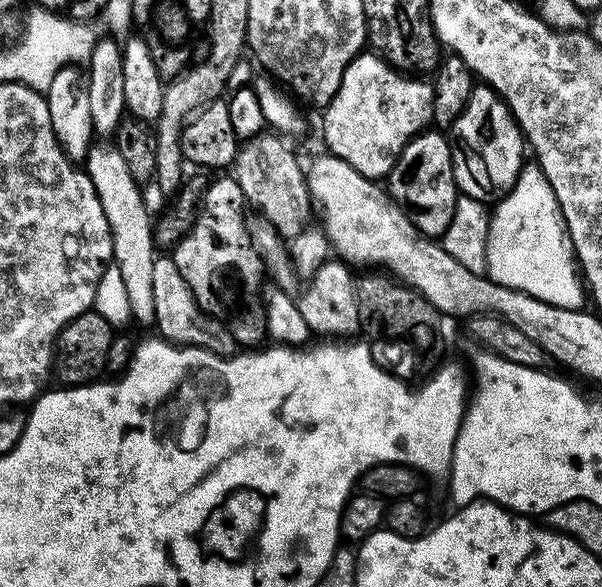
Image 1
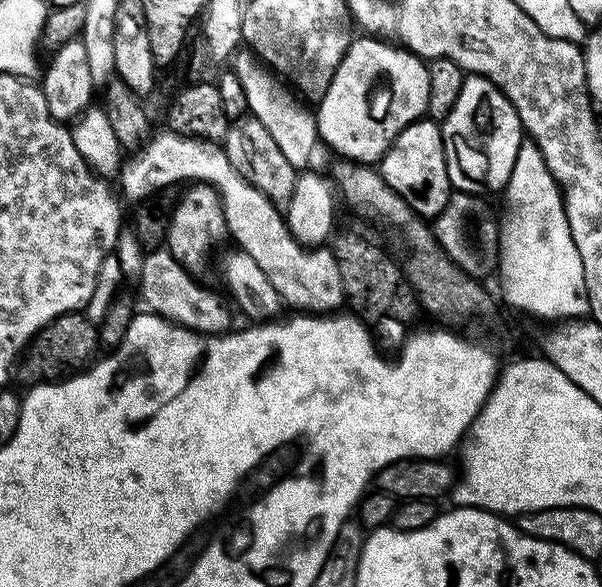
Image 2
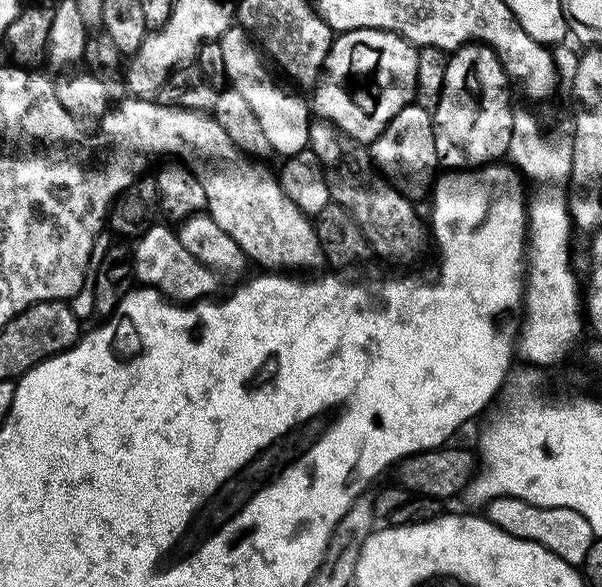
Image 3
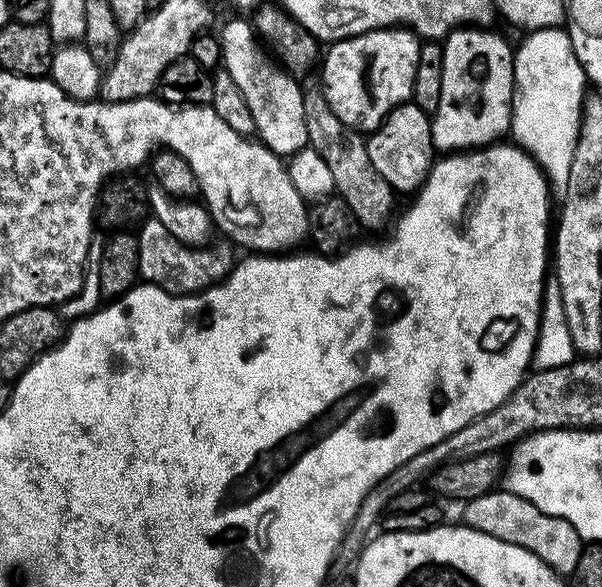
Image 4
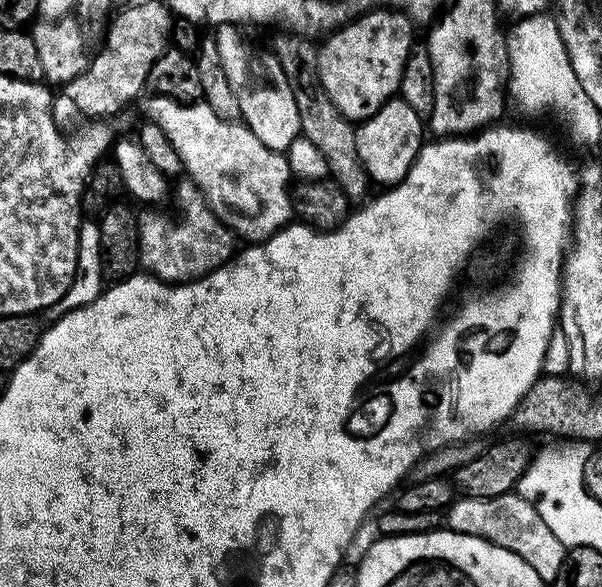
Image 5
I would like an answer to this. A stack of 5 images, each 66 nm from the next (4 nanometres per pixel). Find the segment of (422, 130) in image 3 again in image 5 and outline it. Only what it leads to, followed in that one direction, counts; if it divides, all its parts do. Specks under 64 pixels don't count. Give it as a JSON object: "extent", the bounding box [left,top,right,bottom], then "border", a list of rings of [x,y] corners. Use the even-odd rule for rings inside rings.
{"extent":[354,98,421,186],"border":[[[402,98],[385,100],[376,109],[373,116],[369,116],[357,123],[354,128],[356,149],[360,164],[367,172],[369,181],[376,180],[380,186],[399,184],[403,180],[408,167],[416,158],[417,149],[421,147],[420,140],[421,113],[413,110]]]}

